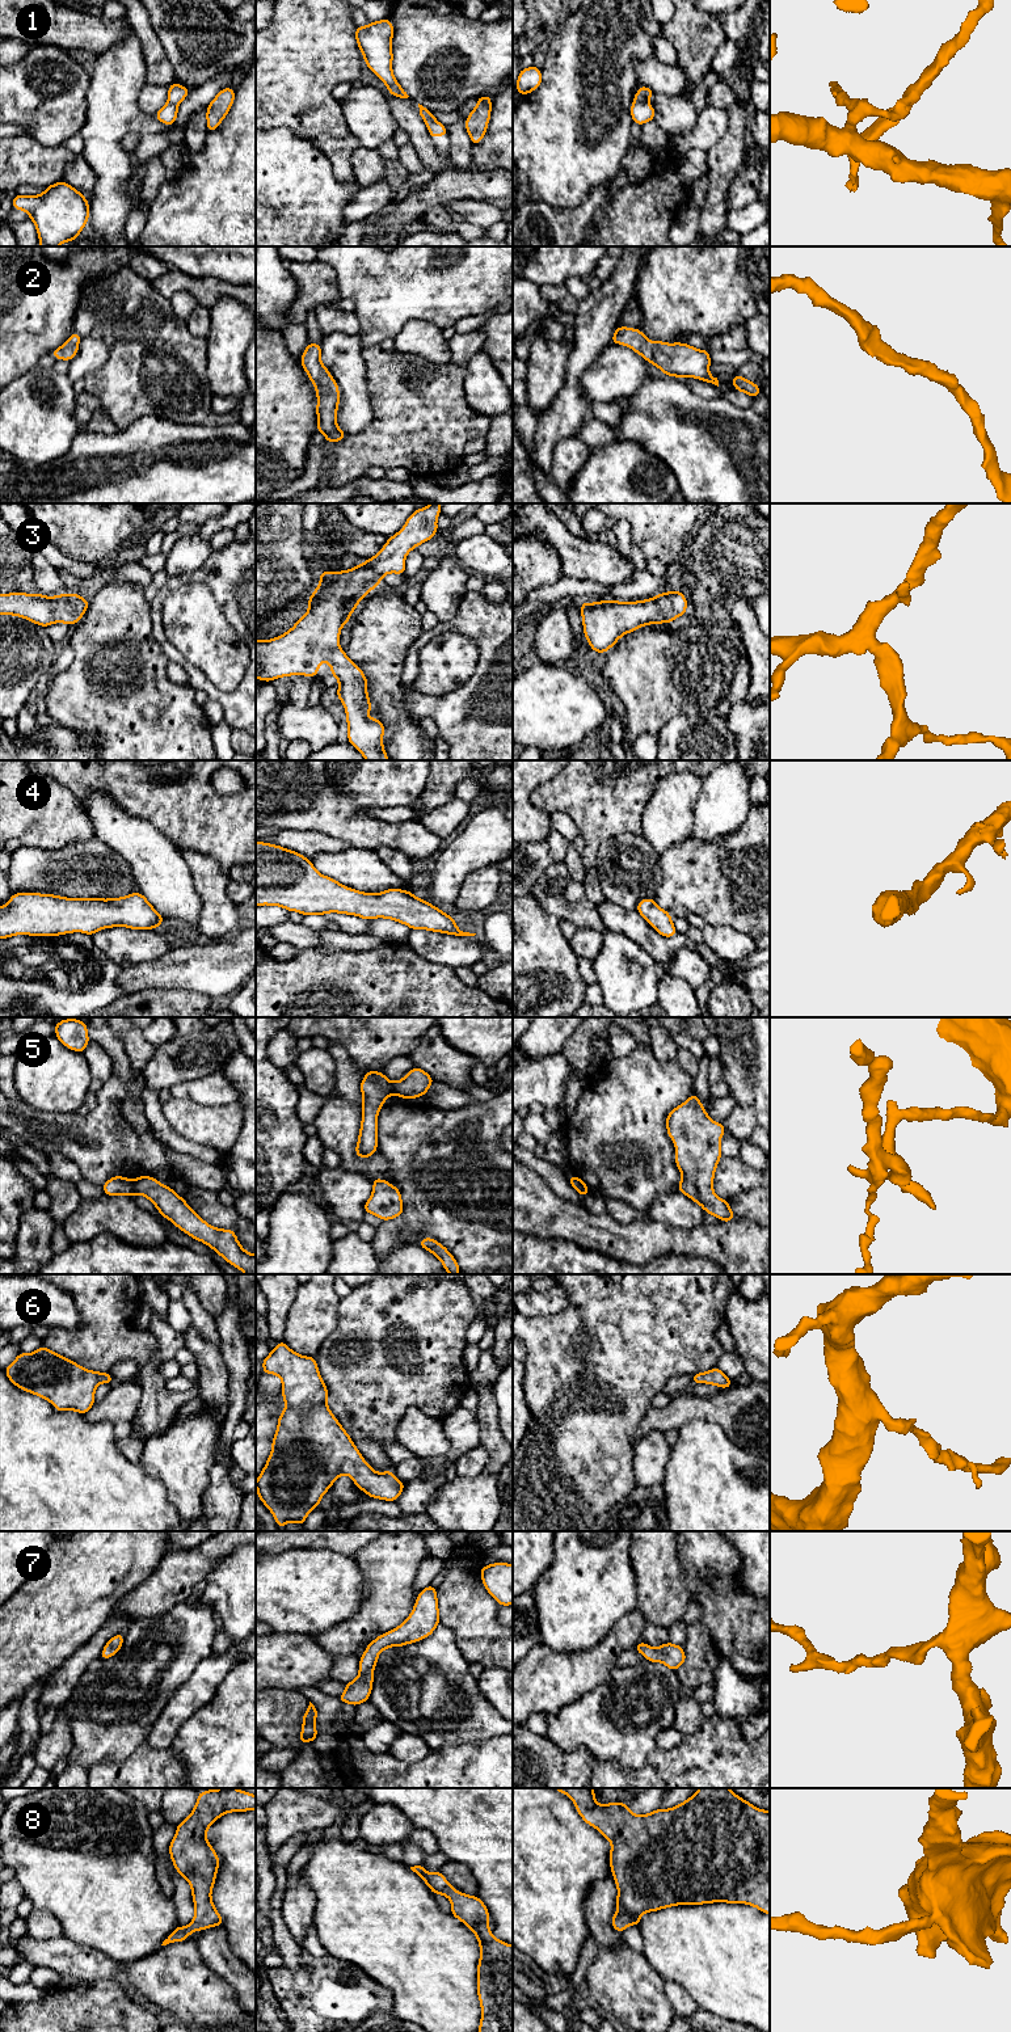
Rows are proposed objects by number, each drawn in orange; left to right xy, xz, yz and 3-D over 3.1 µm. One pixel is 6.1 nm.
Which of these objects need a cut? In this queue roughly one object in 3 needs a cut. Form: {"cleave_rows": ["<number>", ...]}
{"cleave_rows": ["1", "5"]}

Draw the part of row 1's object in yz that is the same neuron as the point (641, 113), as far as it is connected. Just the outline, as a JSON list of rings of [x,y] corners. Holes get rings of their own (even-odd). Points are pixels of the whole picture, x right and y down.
[[[636,102],[631,105],[631,117],[633,119],[633,123],[637,123],[643,126],[644,123],[654,119],[654,107],[649,105],[648,102]]]

